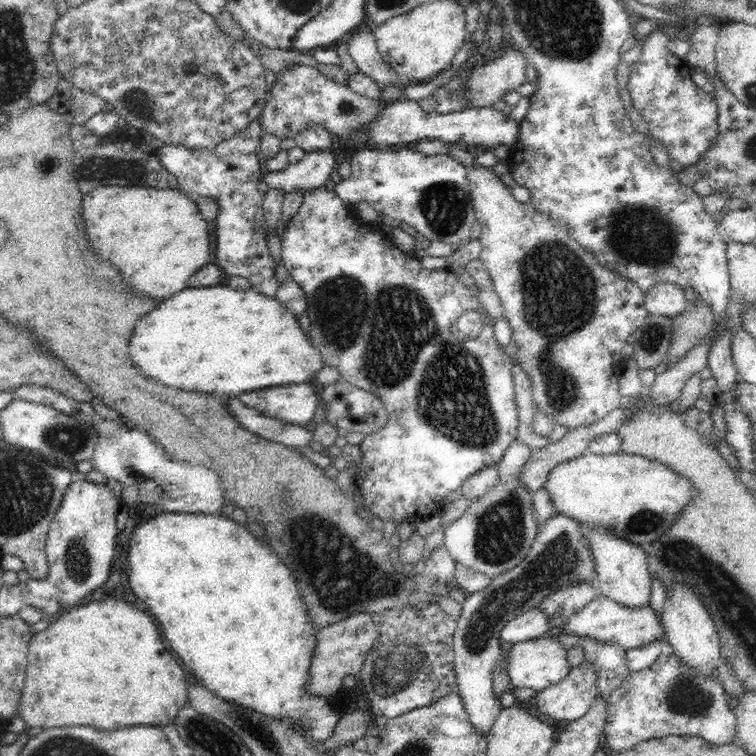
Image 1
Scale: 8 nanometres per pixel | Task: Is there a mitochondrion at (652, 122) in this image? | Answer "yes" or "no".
no

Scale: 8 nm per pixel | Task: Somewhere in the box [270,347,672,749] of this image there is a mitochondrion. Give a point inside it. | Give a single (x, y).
(339, 576)

